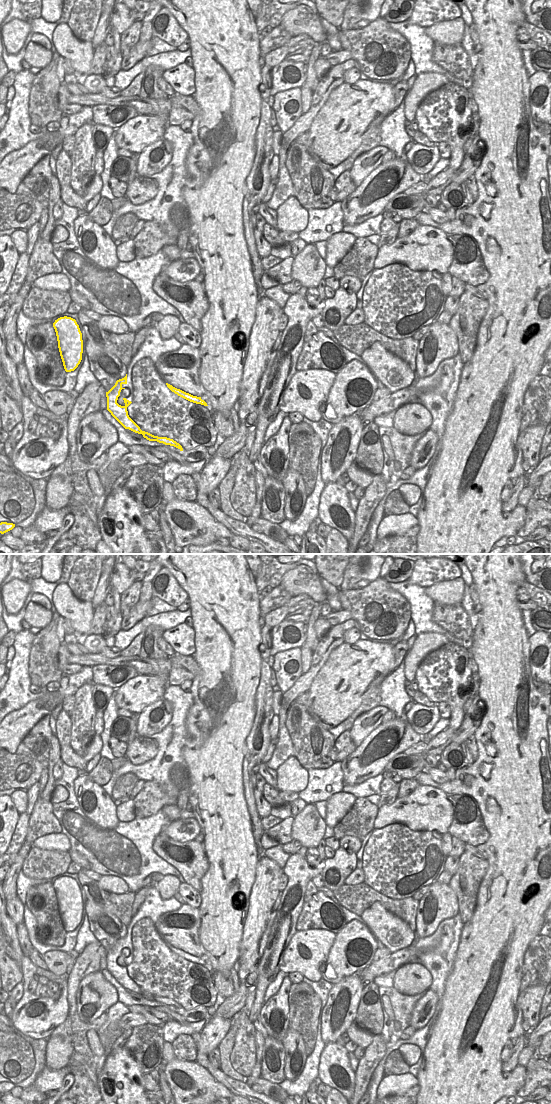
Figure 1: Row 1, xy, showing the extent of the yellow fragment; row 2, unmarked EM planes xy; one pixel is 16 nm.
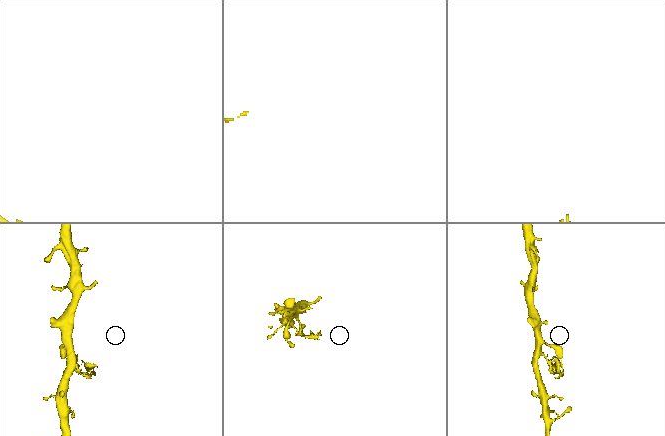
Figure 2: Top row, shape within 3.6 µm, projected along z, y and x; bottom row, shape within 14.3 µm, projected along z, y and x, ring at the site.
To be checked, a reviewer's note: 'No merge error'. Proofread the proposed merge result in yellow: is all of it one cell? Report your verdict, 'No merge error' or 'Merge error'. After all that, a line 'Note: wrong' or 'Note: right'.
Merge error
Note: wrong

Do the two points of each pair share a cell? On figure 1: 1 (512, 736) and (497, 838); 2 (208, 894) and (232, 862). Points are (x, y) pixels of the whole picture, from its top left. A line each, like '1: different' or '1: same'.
1: same
2: same

